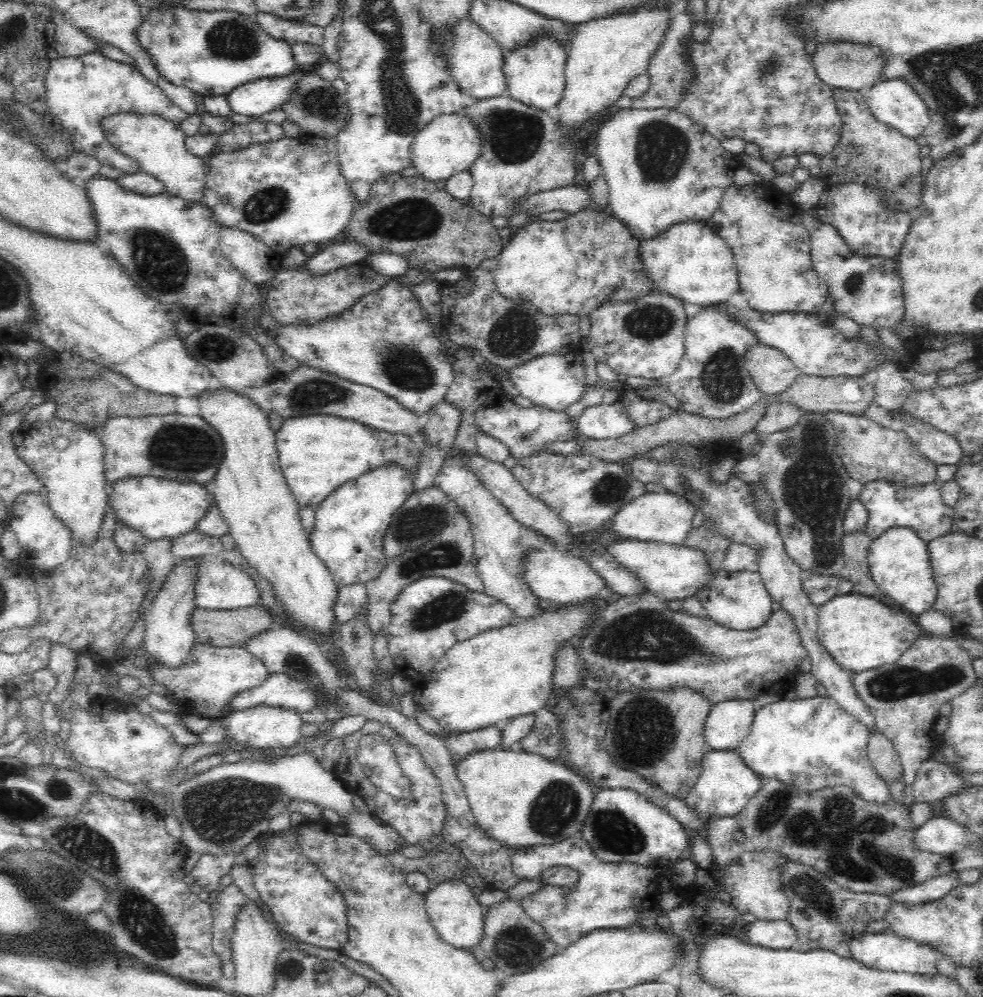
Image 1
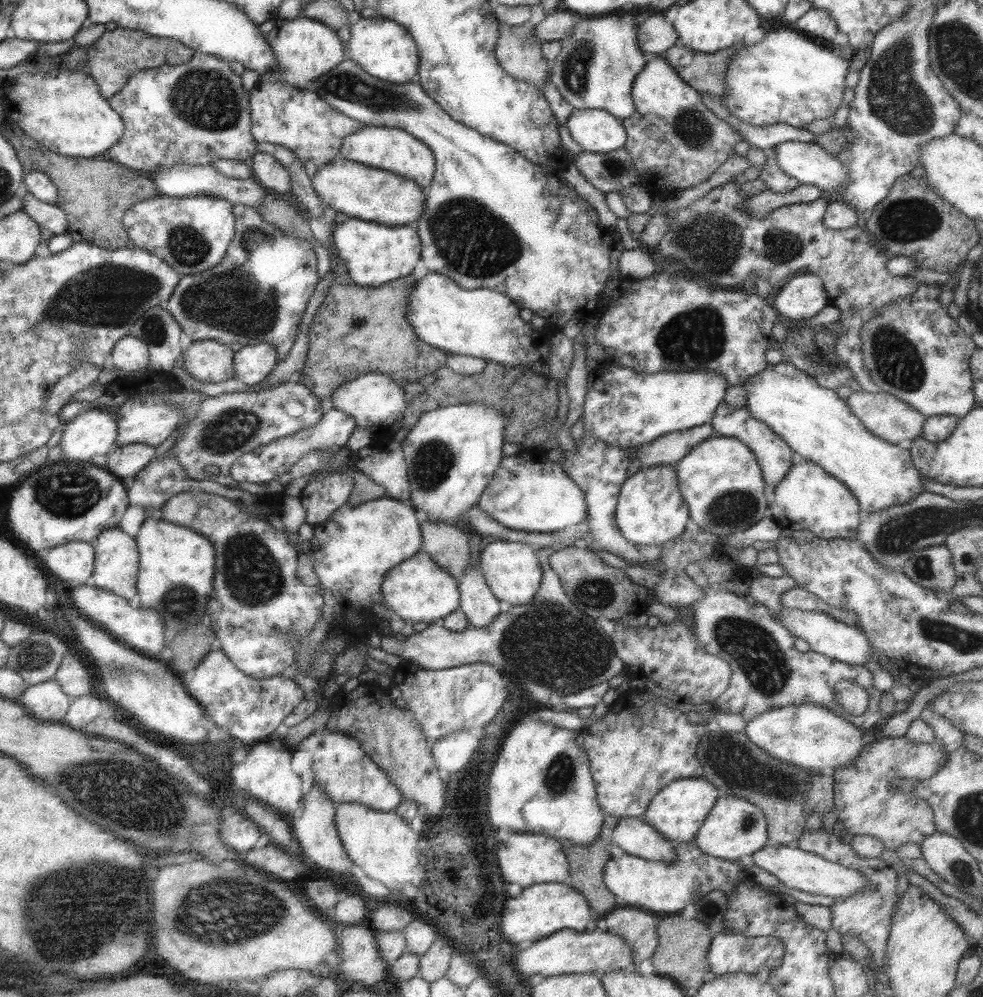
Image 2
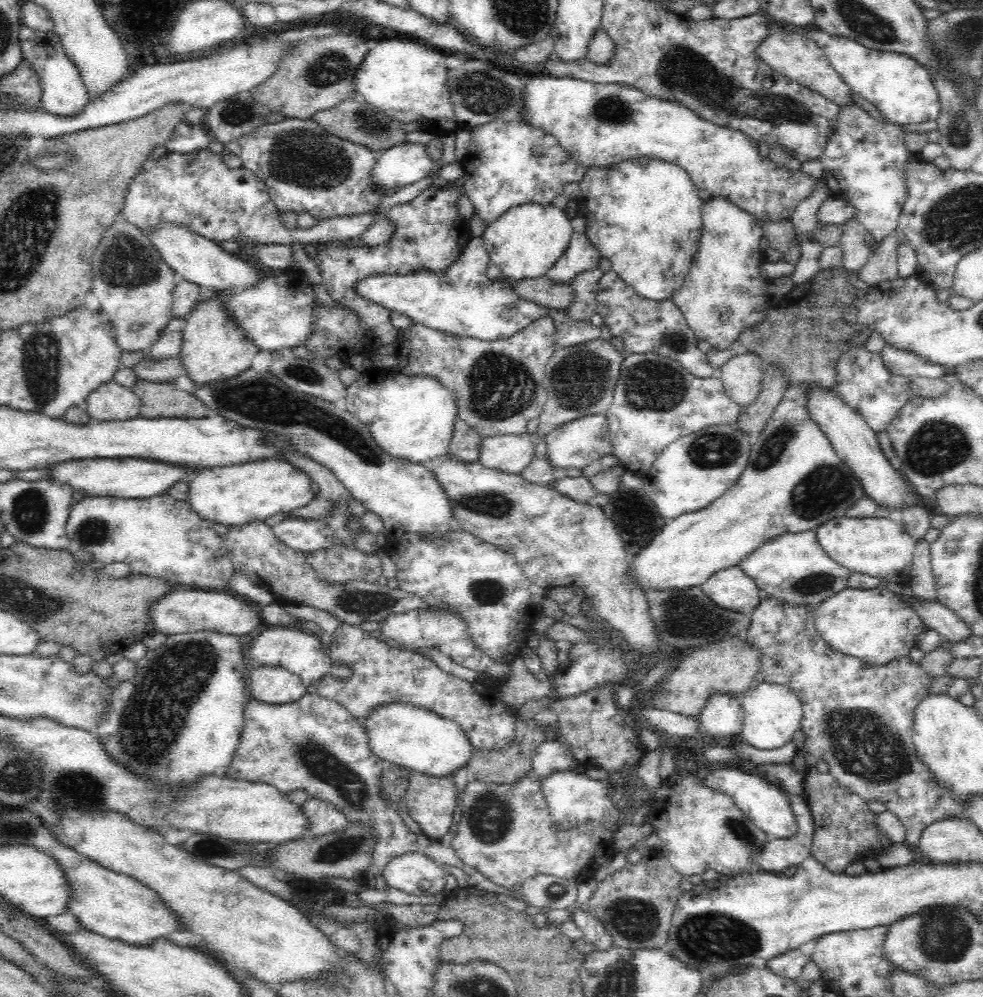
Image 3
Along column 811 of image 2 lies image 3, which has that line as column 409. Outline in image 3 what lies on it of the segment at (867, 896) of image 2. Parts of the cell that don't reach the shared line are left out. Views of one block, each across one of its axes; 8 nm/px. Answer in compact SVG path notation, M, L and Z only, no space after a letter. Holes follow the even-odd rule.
M309 693L304 694L296 702L282 705L264 704L250 699L245 703L243 710L244 725L239 746L233 761L226 766L225 776L248 782L265 782L283 793L306 790L310 798L336 805L346 816L348 823L371 826L376 846L372 850L372 860L370 866L364 870L362 880L368 889L382 890L388 887L383 875L386 865L393 858L416 852L419 848L416 834L406 826L402 816L398 815L396 806L381 797L379 784L384 762L370 751L370 739L361 720L350 715L338 702Z

